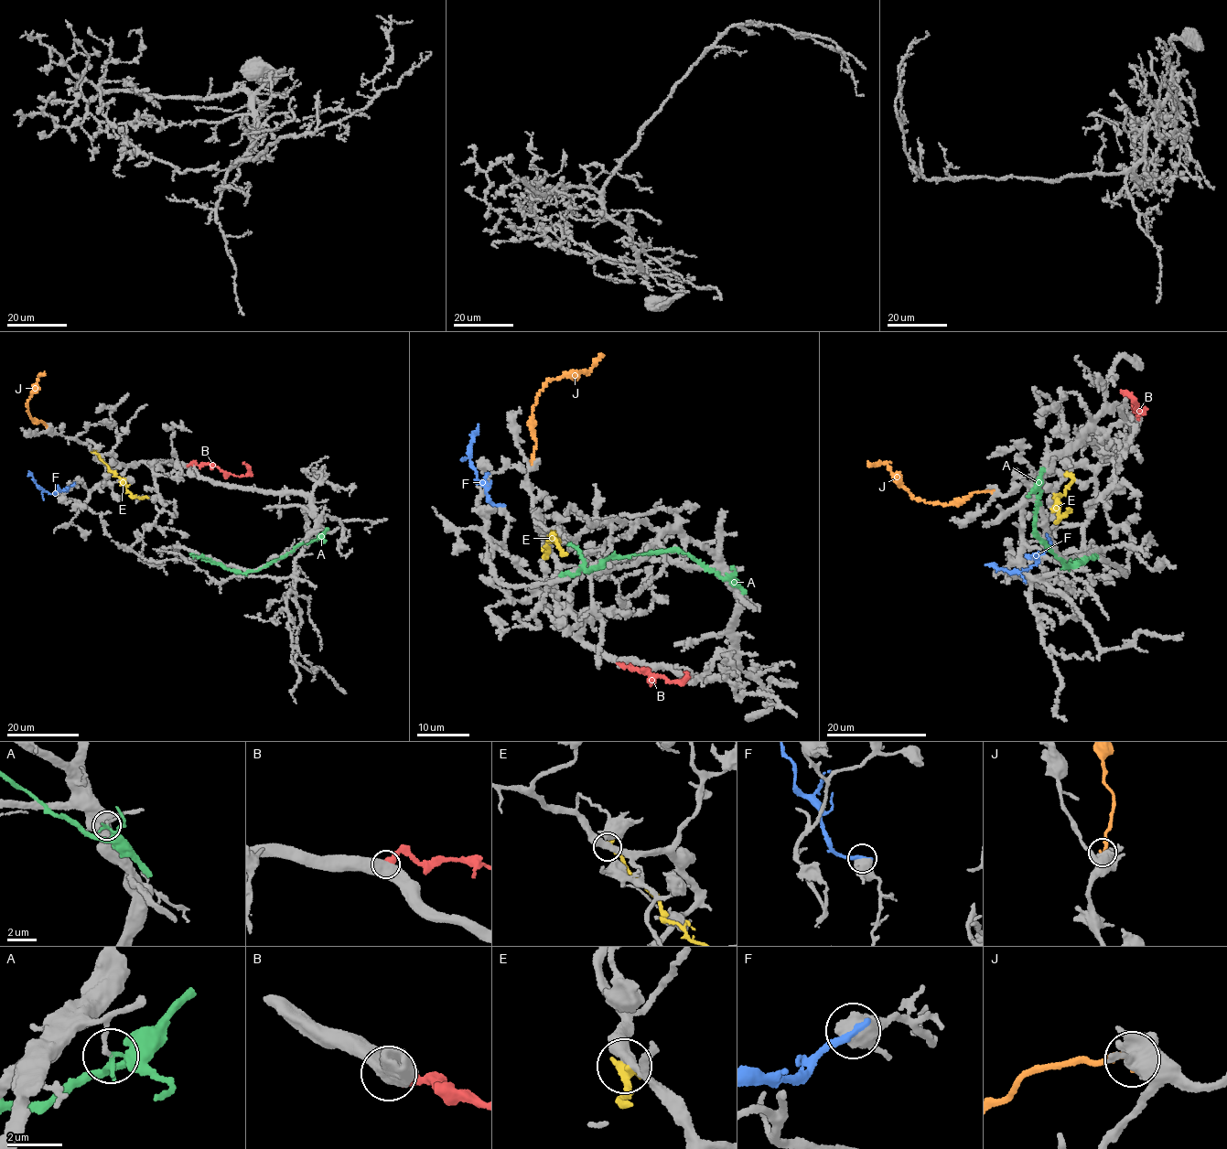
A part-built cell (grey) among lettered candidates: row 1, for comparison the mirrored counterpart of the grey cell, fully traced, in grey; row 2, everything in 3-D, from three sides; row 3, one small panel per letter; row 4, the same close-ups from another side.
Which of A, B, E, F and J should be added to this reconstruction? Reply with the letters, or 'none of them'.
none of them

